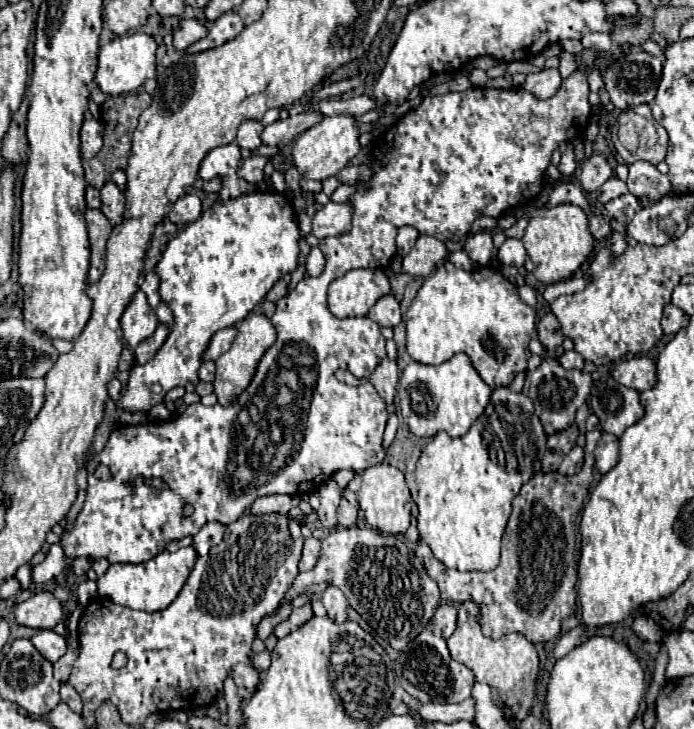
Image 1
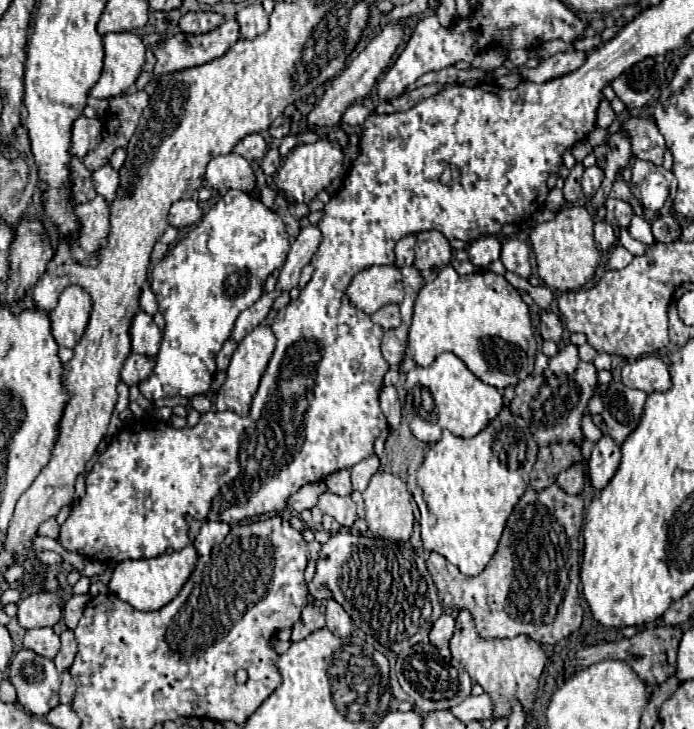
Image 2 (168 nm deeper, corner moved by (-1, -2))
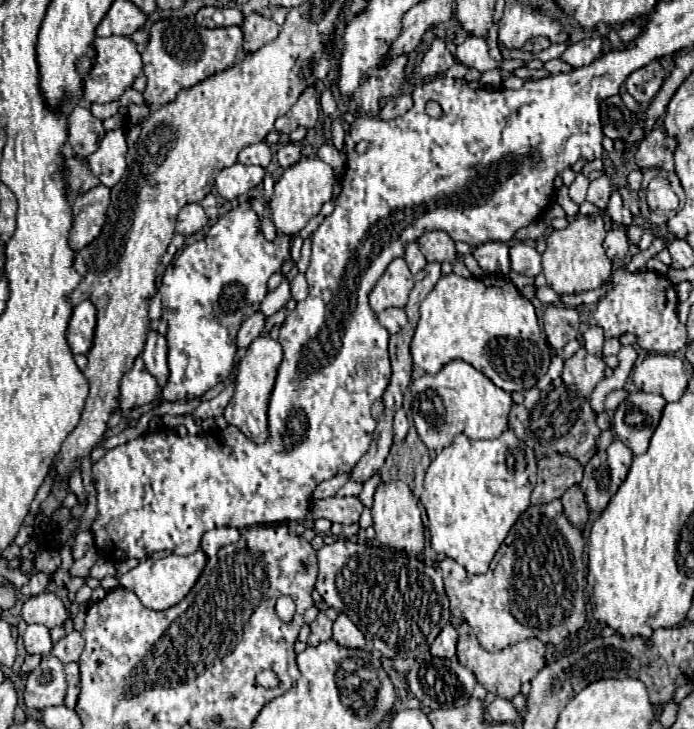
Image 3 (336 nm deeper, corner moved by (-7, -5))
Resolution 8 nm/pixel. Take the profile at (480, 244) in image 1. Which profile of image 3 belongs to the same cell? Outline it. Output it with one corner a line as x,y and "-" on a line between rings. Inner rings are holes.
489,241
483,245
477,245
473,249
473,257
477,259
479,267
497,277
507,277
509,273
509,245
501,241

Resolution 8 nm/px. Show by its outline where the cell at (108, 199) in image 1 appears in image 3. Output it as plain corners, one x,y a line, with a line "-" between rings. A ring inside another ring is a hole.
107,131
103,141
99,143
99,149
87,159
91,173
107,187
113,187
125,173
125,131

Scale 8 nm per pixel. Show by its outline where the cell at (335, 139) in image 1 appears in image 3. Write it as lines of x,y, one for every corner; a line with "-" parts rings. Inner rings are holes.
301,157
295,165
287,167
281,175
281,179
275,183
273,199
269,203
271,219
277,227
277,233
285,235
297,235
305,227
305,223
315,217
323,203
327,203
333,195
333,183
335,183
335,171
331,165
321,161
319,157

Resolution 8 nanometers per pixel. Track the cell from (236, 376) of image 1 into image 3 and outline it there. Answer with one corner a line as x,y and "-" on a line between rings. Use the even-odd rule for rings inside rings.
269,335
257,337
237,367
235,393
223,413
229,425
239,427
255,443
263,443
267,439
267,399
269,399
271,387
275,383
275,375
277,375
281,357
283,357
283,353
281,353
279,341
275,341

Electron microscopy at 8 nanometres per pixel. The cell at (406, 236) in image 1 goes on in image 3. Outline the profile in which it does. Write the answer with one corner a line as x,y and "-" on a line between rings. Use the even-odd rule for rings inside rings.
409,243
409,245
407,245
403,259
407,261
407,265
409,265
409,269
411,269
413,273
421,271
421,269
425,267
425,263
427,263
425,257
423,257
423,253
419,251
419,245
417,245
417,243

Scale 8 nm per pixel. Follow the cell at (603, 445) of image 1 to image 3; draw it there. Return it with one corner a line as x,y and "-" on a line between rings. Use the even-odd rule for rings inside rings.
613,439
613,443
603,453
597,453
585,465
581,487
583,491
587,491
587,503
591,511
599,513
603,511
603,507
607,507
611,495
615,495
619,483
623,483
623,479
627,477
631,459
631,449
625,447
619,439

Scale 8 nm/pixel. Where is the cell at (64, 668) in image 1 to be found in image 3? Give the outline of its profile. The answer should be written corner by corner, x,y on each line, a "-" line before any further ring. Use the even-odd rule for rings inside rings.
71,631
69,635
65,635
61,641
55,643
53,647
53,655
61,661
61,663
71,663
71,661
79,661
81,653
83,653
83,637
79,635
79,631

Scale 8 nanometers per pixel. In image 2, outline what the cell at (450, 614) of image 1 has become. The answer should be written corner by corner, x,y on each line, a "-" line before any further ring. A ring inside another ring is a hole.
443,612
431,628
431,634
429,634
431,644
437,646
437,648
443,648
451,640
453,630
455,630
455,618
449,612

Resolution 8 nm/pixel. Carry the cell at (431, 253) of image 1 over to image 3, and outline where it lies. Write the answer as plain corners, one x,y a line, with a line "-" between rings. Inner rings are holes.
429,231
421,235
417,243
429,263
451,263
453,259
457,259
455,241
445,231

